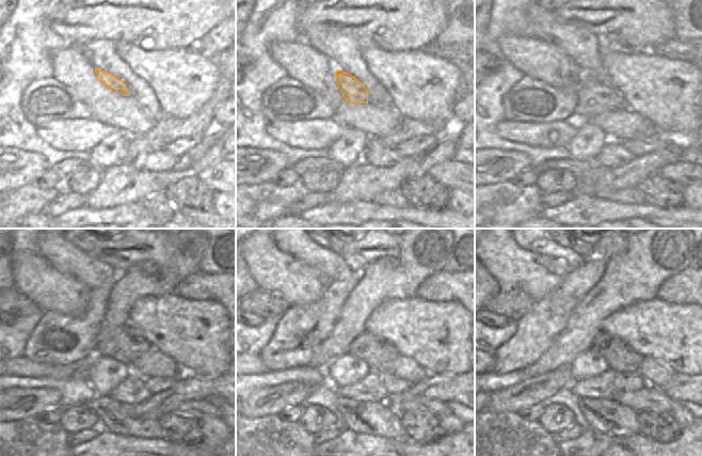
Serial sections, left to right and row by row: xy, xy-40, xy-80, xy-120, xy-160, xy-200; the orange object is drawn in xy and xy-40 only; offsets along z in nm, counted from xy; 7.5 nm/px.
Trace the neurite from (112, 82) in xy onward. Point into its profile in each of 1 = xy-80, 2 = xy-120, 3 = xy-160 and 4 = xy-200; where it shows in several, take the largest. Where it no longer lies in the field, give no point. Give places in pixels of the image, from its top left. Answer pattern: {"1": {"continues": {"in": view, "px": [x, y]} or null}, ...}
{"1": {"continues": {"in": "xy-80", "px": [594, 96]}}, "2": {"continues": {"in": "xy-120", "px": [125, 345]}}, "3": {"continues": {"in": "xy-160", "px": [380, 355]}}, "4": {"continues": {"in": "xy-200", "px": [620, 357]}}}

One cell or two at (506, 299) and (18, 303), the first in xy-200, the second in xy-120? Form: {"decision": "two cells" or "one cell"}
{"decision": "one cell"}

